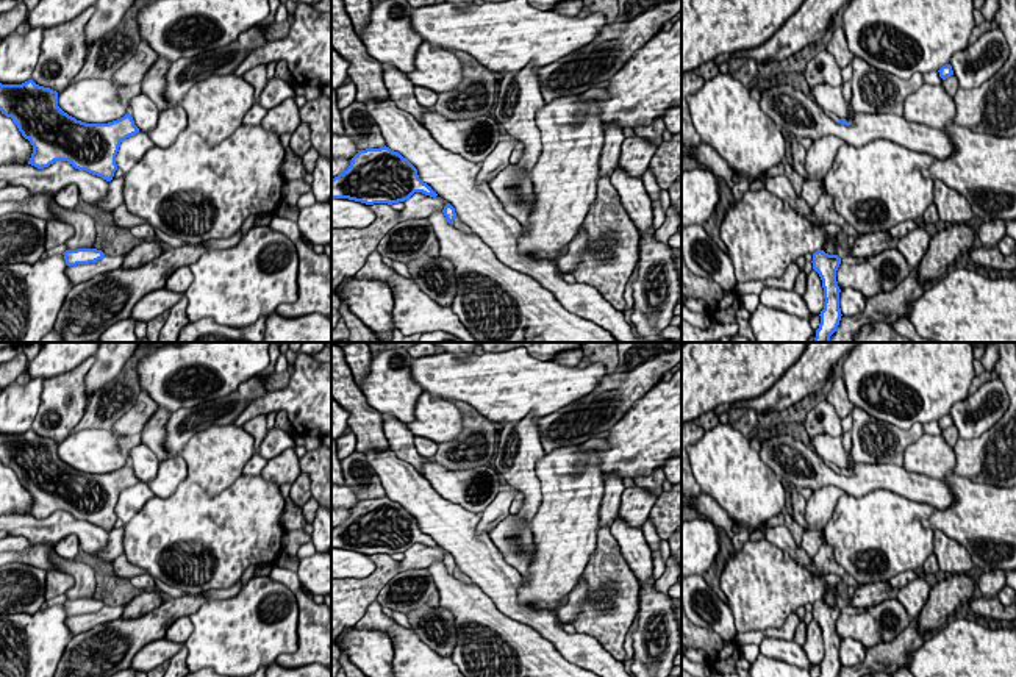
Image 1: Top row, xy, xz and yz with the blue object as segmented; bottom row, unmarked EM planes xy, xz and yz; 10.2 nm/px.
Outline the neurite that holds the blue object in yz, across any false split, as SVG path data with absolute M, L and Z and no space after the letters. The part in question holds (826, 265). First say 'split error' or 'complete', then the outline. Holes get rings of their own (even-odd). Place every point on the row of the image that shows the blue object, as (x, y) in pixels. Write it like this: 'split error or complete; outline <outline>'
complete; outline M824 250L813 253L813 269L819 274L824 288L824 310L821 311L821 324L816 330L814 342L830 342L830 336L836 331L841 321L839 286L836 270L841 264L838 255L828 255Z

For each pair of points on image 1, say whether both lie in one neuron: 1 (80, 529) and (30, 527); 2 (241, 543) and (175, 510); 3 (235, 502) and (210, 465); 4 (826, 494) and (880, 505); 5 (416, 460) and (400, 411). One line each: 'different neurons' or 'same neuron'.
1: same neuron
2: same neuron
3: different neurons
4: different neurons
5: different neurons

